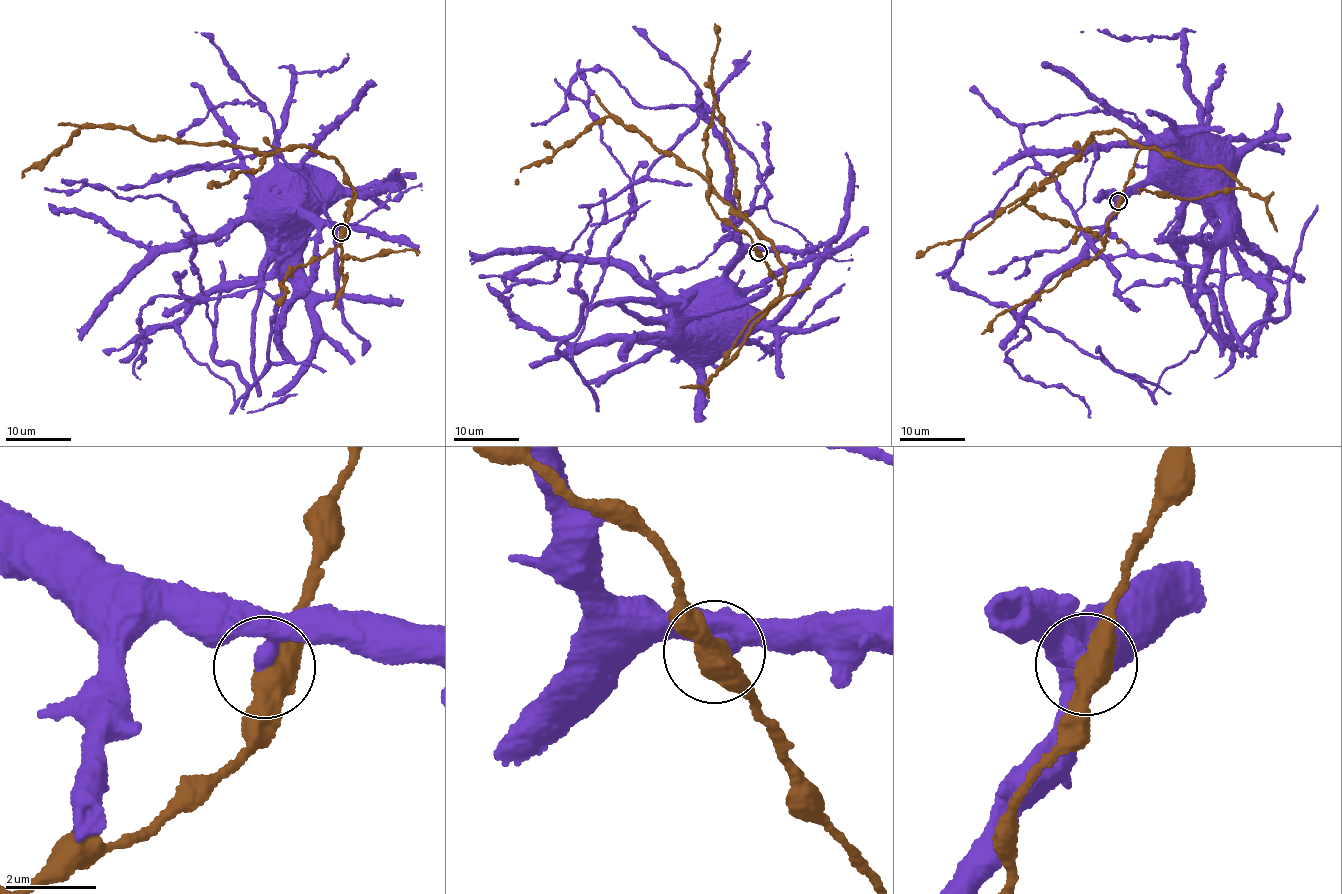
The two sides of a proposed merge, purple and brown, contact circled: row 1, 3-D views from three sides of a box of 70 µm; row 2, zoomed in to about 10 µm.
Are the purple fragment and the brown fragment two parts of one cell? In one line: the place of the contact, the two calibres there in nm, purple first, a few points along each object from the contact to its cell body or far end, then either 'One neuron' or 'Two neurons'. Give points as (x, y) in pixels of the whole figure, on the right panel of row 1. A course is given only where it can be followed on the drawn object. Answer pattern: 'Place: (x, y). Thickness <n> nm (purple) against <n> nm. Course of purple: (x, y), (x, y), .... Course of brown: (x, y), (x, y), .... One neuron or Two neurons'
Place: (1118, 201). Thickness 360 nm (purple) against 550 nm. Course of purple: (1118, 201), (1114, 195), (1122, 201), (1150, 181), (1167, 174), (1181, 148). Course of brown: (1118, 201), (1139, 146), (1115, 130), (1087, 138), (1077, 156), (1030, 191), (1024, 204), (1102, 239), (1121, 239). One neuron

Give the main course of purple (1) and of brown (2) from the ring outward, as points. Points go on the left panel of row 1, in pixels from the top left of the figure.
1: (340, 233), (338, 225), (315, 226), (298, 209), (301, 211), (297, 207), (299, 203), (318, 192)
2: (340, 233), (356, 193), (335, 159), (308, 147), (266, 153), (87, 126), (22, 174)

